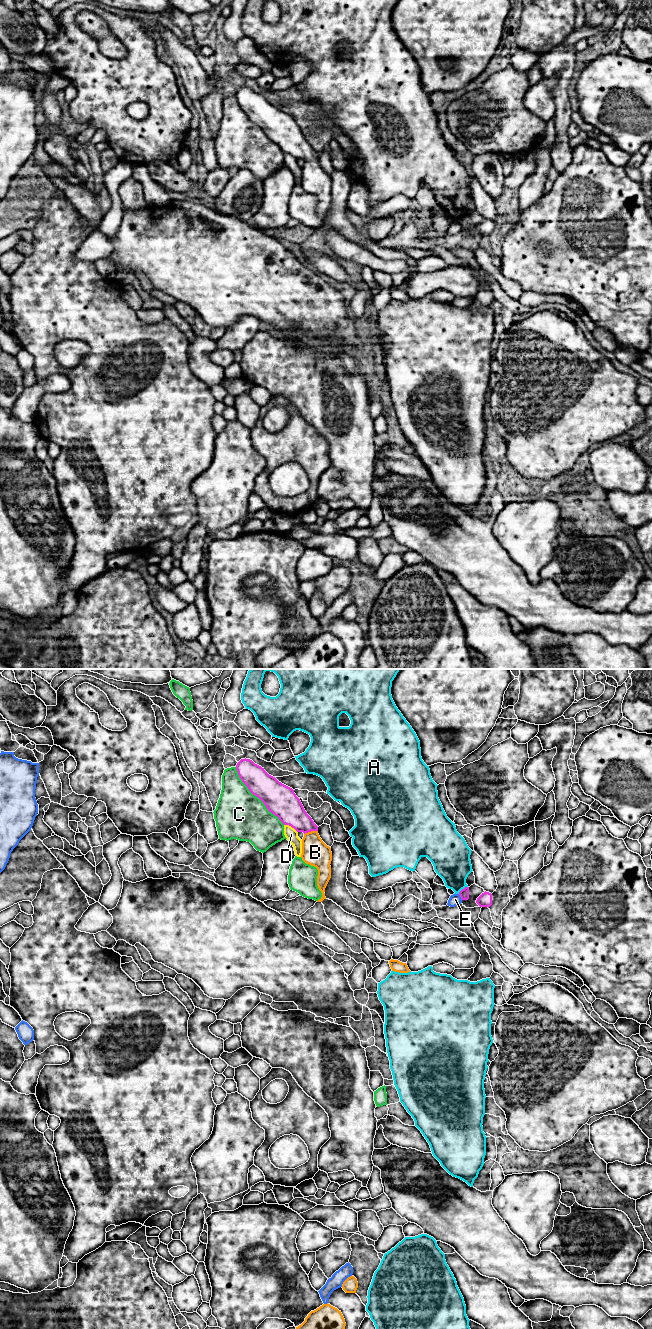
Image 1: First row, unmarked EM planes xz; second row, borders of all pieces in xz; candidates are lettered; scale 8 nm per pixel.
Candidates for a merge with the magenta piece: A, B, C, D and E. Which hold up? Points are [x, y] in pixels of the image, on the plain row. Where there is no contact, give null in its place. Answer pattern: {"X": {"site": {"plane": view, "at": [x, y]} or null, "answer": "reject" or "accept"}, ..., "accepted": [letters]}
{"A": {"site": {"plane": "xz", "at": [462, 217]}, "answer": "reject"}, "B": {"site": {"plane": "xz", "at": [310, 159]}, "answer": "accept"}, "C": {"site": {"plane": "xz", "at": [256, 124]}, "answer": "reject"}, "D": {"site": {"plane": "xz", "at": [291, 154]}, "answer": "reject"}, "E": {"site": {"plane": "xz", "at": [460, 224]}, "answer": "reject"}, "accepted": ["B"]}

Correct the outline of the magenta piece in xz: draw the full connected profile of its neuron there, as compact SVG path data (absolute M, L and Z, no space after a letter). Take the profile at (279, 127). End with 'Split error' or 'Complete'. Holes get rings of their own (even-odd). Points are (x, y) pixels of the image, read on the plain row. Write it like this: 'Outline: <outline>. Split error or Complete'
Outline: M241 87L237 93L236 98L242 110L248 115L249 119L258 125L266 134L269 140L279 146L284 153L289 153L297 160L303 160L302 167L302 188L318 198L317 214L322 221L322 225L317 230L322 230L325 225L325 216L331 206L331 176L327 174L318 162L318 154L314 151L312 146L305 139L300 127L294 121L294 118L281 110L275 105L269 103L264 96L255 92L250 87Z. Split error

